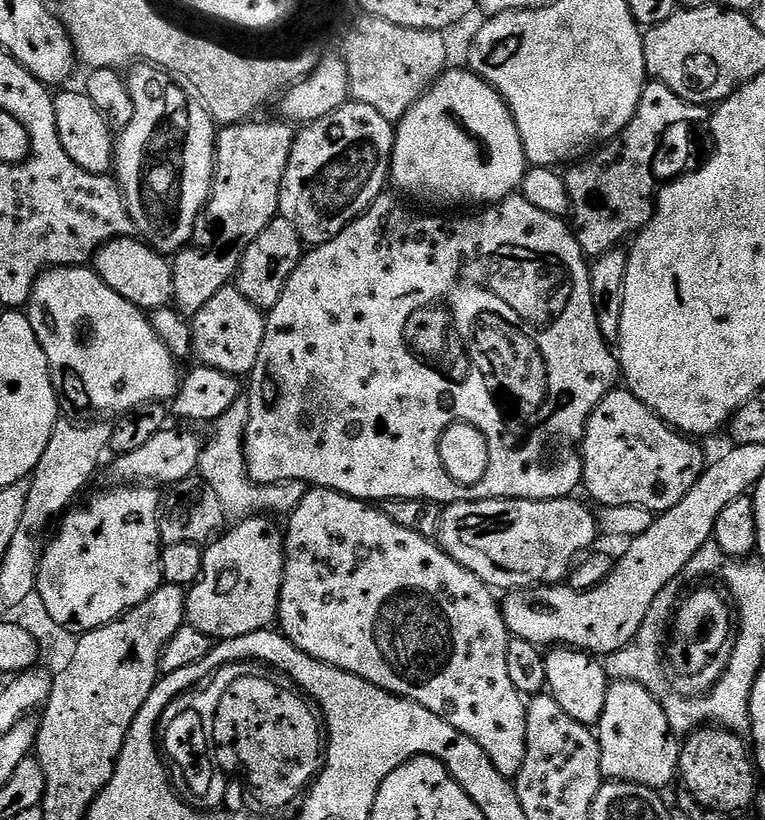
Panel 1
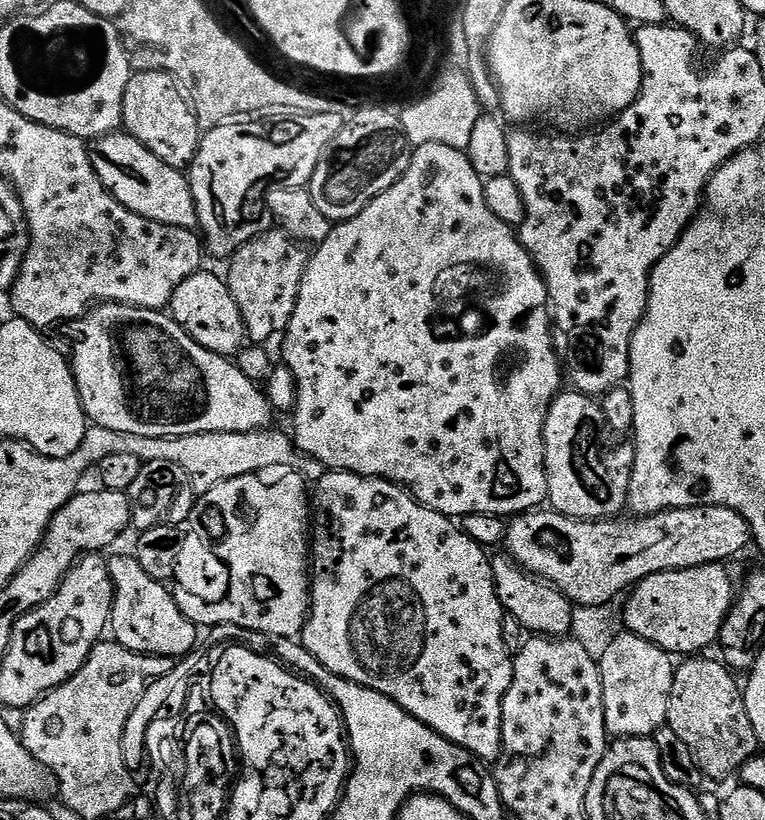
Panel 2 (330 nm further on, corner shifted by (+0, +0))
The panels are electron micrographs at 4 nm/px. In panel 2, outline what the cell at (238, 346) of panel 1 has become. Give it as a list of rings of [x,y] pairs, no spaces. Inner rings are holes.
[[[283,230],[265,232],[231,257],[226,283],[230,294],[234,294],[234,302],[238,302],[247,339],[253,345],[267,345],[267,340],[275,336],[277,339],[288,328],[309,259],[309,253]]]

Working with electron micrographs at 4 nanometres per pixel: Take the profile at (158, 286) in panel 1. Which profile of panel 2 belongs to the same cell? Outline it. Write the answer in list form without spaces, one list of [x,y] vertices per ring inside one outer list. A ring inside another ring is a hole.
[[[196,272],[186,278],[186,282],[178,286],[178,290],[174,290],[170,315],[184,327],[190,338],[194,338],[194,342],[206,346],[206,350],[214,354],[232,358],[245,347],[246,333],[238,302],[234,302],[234,294],[230,294],[227,283],[221,277],[219,280],[212,272]]]

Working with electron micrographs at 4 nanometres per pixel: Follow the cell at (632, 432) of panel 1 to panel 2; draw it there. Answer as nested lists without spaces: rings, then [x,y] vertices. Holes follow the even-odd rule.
[[[579,390],[561,391],[556,401],[550,406],[544,423],[544,469],[548,479],[547,503],[551,511],[561,512],[563,516],[569,516],[571,520],[597,521],[619,517],[628,503],[630,478],[636,457],[635,447],[628,442],[620,442],[617,448],[612,448],[609,452],[584,452],[584,440],[580,436],[594,435],[596,420],[598,424],[598,404],[591,399],[595,400],[591,395]]]

